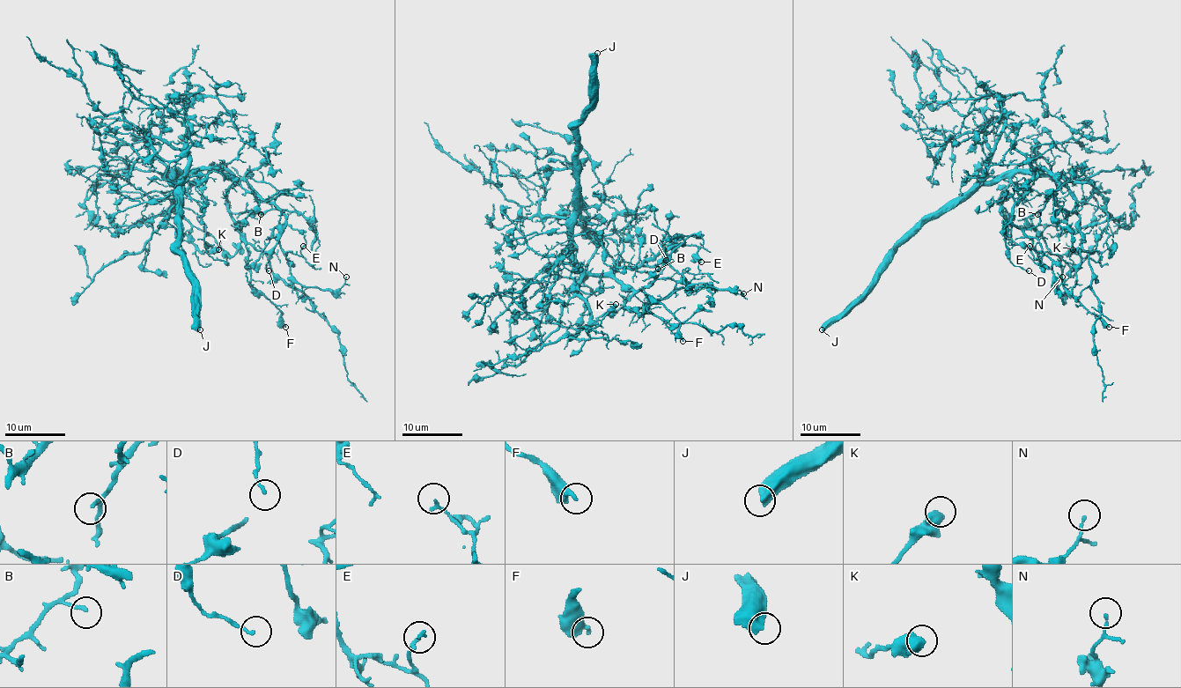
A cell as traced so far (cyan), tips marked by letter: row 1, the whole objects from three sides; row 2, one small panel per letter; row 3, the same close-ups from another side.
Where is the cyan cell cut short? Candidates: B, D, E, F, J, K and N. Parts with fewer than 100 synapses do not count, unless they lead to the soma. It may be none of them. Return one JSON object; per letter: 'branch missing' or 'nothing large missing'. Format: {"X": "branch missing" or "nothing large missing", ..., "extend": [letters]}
{"B": "nothing large missing", "D": "nothing large missing", "E": "nothing large missing", "F": "nothing large missing", "J": "branch missing", "K": "nothing large missing", "N": "nothing large missing", "extend": ["J"]}

